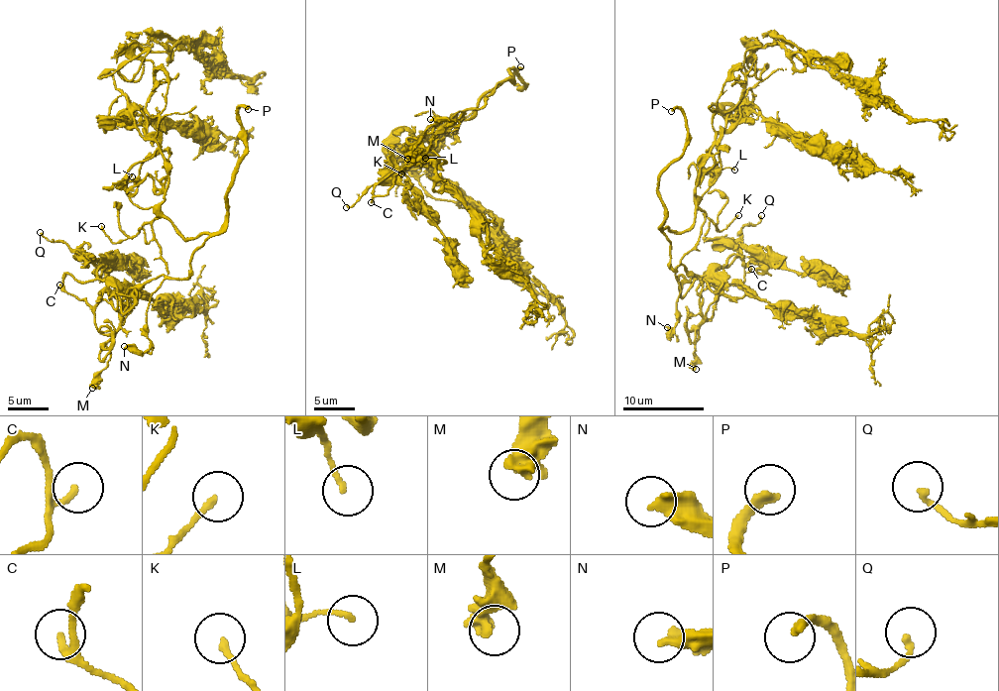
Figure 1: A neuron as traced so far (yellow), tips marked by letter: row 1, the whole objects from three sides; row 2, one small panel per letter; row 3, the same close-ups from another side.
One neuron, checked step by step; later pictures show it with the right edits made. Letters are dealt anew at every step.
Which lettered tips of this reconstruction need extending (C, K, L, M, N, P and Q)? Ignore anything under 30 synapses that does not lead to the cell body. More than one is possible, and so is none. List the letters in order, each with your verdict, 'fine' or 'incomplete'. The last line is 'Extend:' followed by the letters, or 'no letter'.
C: fine
K: fine
L: incomplete
M: fine
N: fine
P: incomplete
Q: fine
Extend: L, P

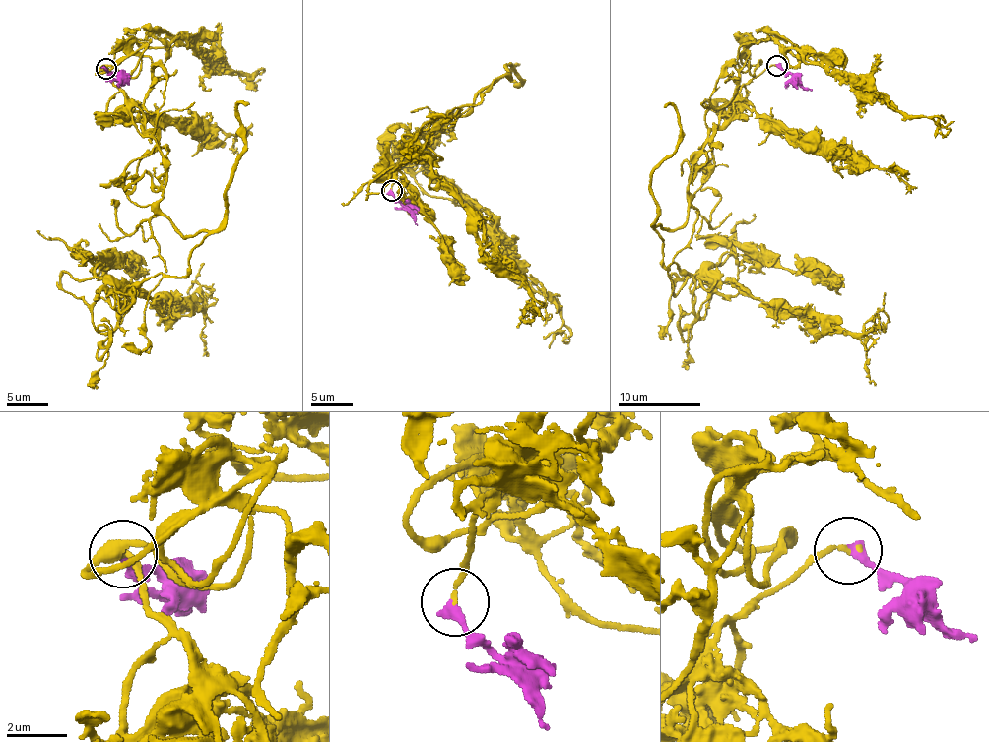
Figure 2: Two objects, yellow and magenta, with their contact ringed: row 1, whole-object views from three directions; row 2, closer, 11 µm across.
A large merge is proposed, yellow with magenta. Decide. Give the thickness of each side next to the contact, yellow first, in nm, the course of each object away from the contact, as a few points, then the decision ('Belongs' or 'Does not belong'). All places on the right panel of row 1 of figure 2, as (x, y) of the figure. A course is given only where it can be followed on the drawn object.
Thickness 150 nm (yellow) against 320 nm. Course of yellow: (776, 65), (747, 81), (692, 164), (696, 218), (674, 260), (683, 279), (729, 278), (855, 333), (885, 292). Course of magenta: (776, 65), (804, 89), (812, 91). Belongs

